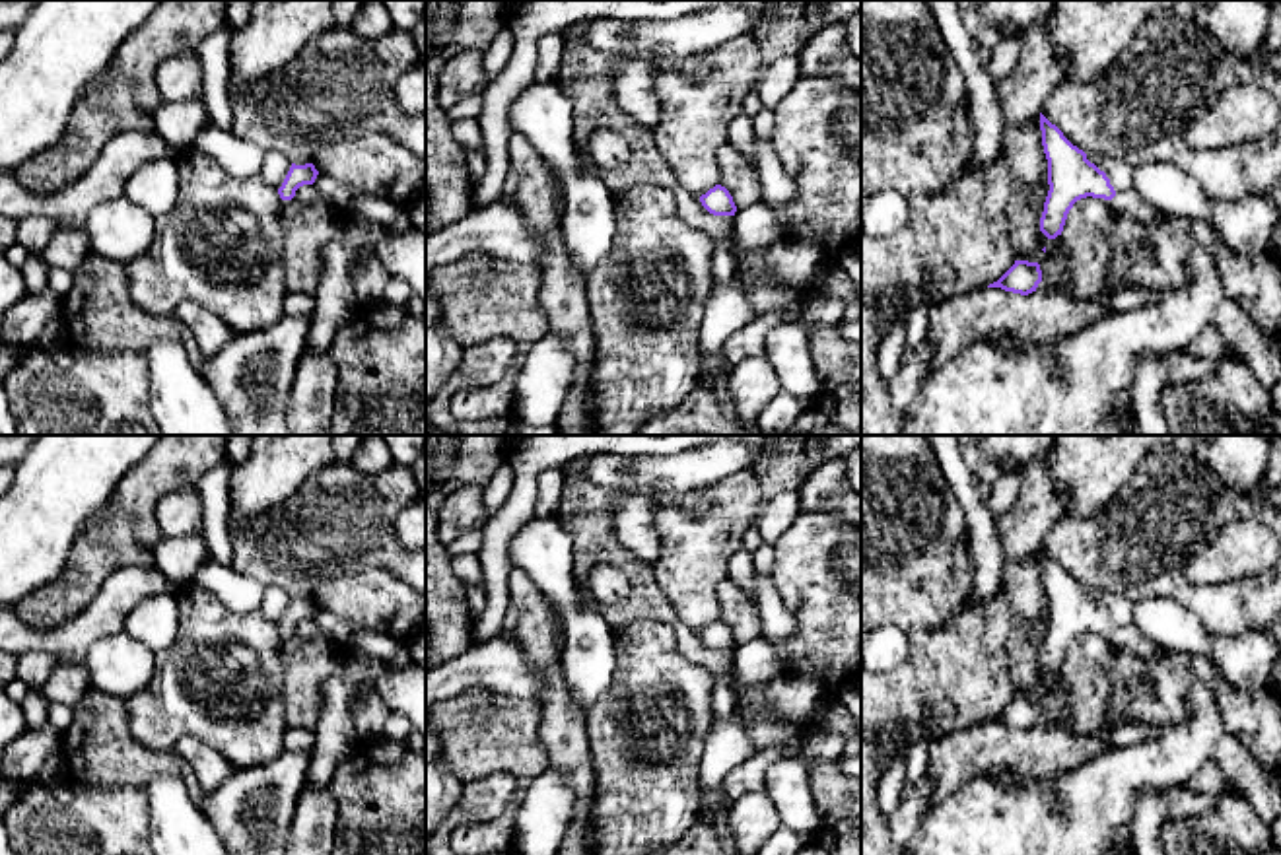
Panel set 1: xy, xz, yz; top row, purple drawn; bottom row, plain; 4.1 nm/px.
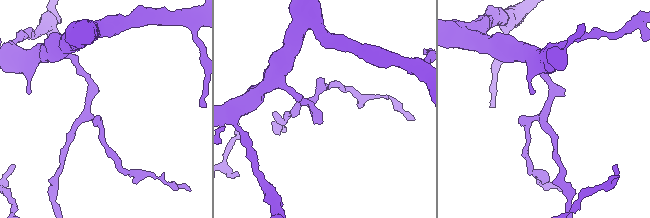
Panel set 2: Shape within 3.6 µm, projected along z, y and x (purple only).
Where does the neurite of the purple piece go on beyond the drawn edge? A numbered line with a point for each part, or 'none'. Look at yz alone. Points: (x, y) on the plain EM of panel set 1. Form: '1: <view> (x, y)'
1: yz (1128, 638)

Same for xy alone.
none

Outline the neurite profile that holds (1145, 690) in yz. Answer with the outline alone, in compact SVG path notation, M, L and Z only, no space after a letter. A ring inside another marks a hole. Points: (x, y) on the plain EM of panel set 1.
M1116 645L1110 680L1110 717L1096 733L1071 735L1038 725L1021 731L982 723L935 740L927 754L927 773L935 781L929 808L991 771L1007 770L1028 781L1077 770L1110 750L1104 738L1118 727L1182 723L1197 676L1190 653L1162 651L1160 657L1147 659Z

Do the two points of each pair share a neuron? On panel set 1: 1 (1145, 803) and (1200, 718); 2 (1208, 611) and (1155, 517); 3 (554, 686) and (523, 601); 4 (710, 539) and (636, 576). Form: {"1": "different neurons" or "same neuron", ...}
{"1": "different neurons", "2": "same neuron", "3": "same neuron", "4": "different neurons"}

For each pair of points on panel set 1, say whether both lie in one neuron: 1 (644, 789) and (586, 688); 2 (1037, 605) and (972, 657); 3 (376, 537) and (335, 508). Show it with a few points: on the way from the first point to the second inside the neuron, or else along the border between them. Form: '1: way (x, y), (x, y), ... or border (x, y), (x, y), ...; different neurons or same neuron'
1: border (613, 661), (609, 690), (586, 714); different neurons
2: border (1002, 585), (1013, 613), (1007, 642), (1011, 669); different neurons
3: way (366, 537), (345, 517); same neuron

